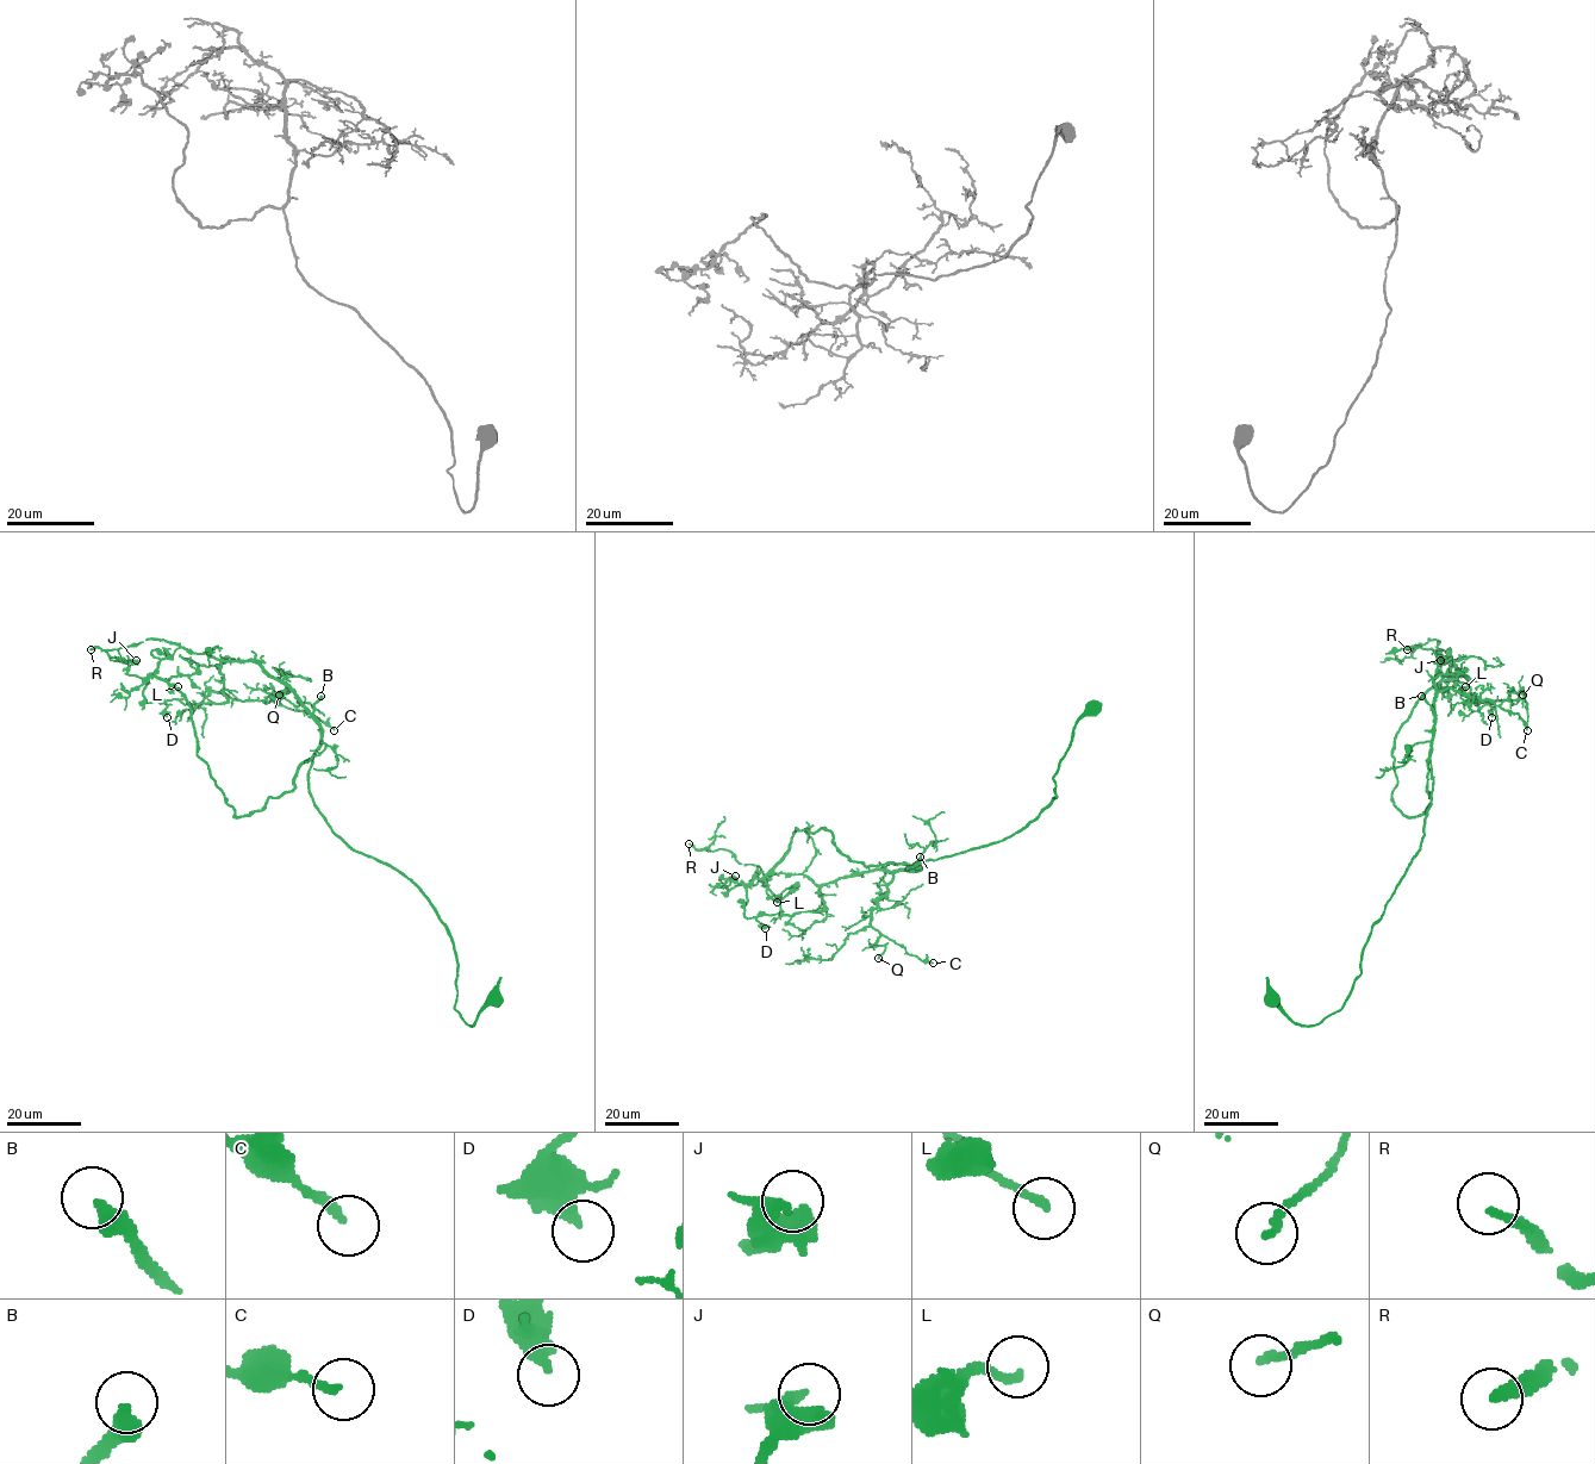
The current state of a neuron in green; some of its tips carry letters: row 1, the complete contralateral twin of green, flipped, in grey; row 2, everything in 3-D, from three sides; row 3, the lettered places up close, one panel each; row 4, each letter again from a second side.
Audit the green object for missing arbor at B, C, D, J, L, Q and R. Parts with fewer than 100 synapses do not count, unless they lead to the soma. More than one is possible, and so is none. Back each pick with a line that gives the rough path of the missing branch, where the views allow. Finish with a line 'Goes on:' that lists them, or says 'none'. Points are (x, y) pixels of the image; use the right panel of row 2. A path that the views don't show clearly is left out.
B: (1421, 696), (1406, 696), (1387, 705), (1374, 705), (1359, 718), (1326, 734), (1301, 757), (1295, 773)
Goes on: B

